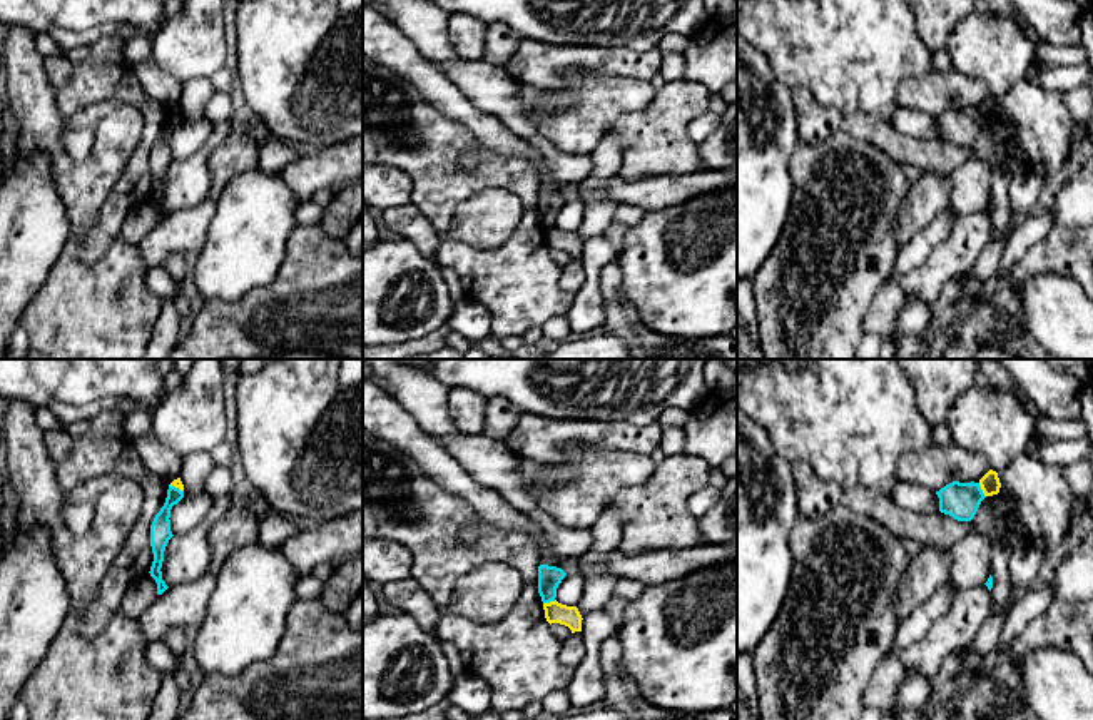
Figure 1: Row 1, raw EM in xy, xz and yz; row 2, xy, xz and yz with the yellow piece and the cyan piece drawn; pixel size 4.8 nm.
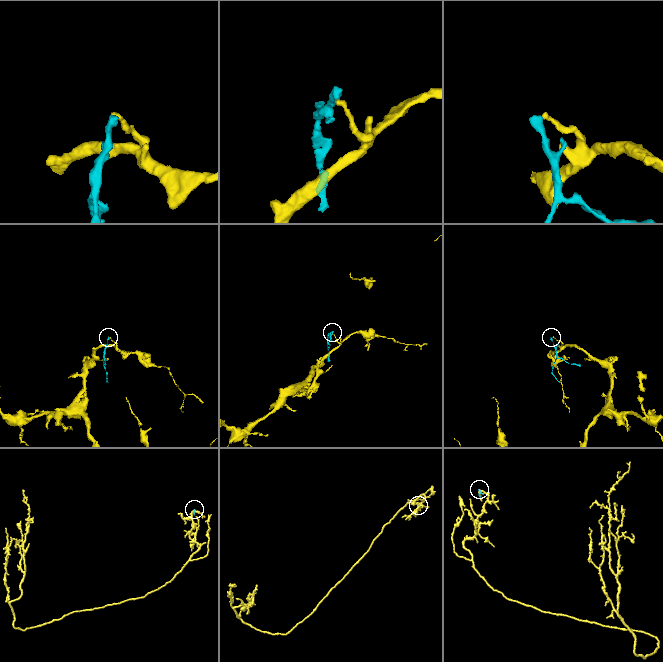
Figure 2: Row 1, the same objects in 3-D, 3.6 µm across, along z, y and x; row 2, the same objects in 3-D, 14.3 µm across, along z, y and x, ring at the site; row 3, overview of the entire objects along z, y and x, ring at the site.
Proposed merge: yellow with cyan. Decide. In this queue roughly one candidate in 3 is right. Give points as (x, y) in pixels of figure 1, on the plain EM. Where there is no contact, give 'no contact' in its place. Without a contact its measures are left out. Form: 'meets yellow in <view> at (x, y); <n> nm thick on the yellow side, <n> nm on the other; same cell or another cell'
meets yellow in yz at (981, 114); 100 nm thick on the yellow side, 180 nm on the other; another cell

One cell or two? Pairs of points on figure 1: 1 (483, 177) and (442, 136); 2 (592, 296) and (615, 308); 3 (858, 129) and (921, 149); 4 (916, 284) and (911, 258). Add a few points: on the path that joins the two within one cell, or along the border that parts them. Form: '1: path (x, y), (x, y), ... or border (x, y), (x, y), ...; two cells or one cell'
1: path (468, 177), (463, 177), (442, 156), (442, 151); one cell
2: border (609, 264), (600, 278), (600, 326); two cells
3: path (873, 129), (906, 149); one cell
4: border (941, 243), (920, 268), (903, 274), (893, 273); two cells

